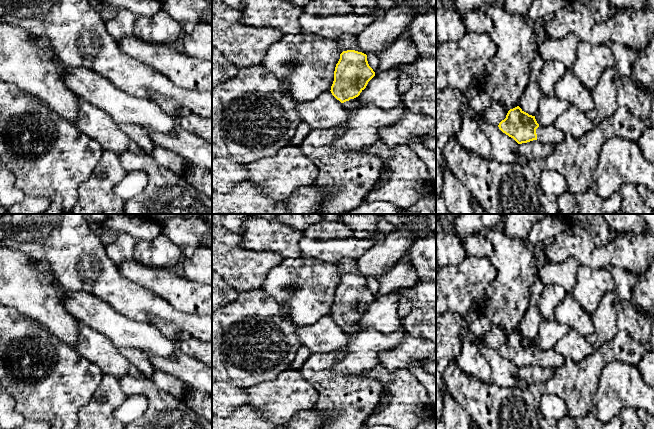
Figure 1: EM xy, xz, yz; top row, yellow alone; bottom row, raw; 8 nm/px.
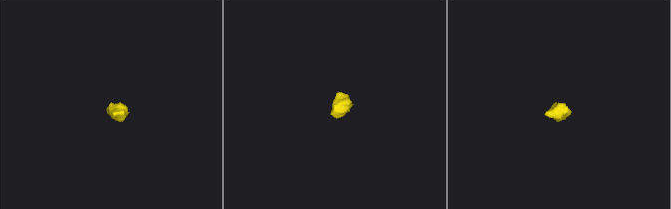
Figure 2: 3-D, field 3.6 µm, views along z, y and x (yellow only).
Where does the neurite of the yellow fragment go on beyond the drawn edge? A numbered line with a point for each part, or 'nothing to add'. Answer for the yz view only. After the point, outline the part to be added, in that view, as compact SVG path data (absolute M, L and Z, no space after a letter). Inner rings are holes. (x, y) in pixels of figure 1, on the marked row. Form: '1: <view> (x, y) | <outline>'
1: yz (549, 134) | M554 125L539 126L536 129L537 140L544 144L560 145L564 139L563 132Z

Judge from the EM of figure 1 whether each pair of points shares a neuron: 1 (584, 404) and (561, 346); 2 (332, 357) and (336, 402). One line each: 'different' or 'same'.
1: different
2: same

